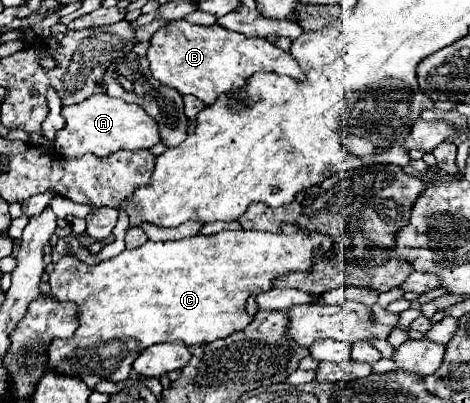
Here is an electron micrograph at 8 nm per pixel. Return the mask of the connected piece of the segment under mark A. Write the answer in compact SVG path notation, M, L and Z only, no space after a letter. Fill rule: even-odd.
M91 95L87 101L63 107L65 127L57 133L55 151L63 157L81 157L93 153L97 157L107 157L121 149L149 149L159 143L157 121L145 113L141 105L131 105L123 99L109 95Z

